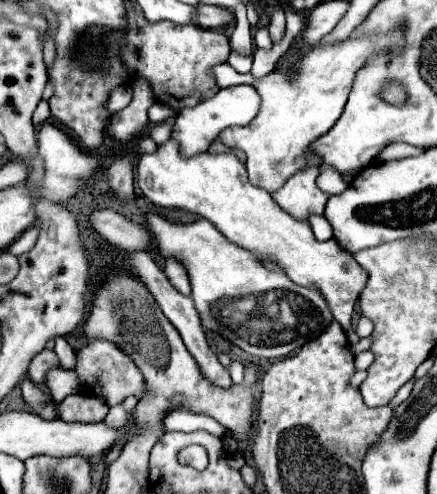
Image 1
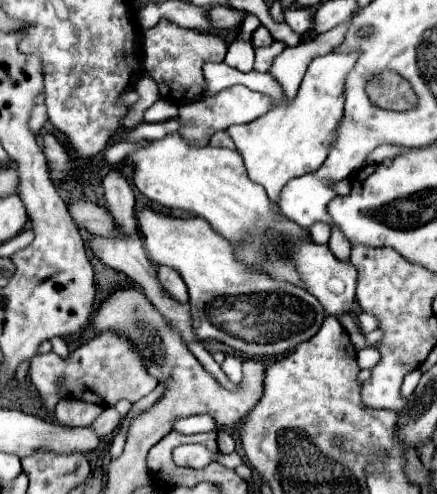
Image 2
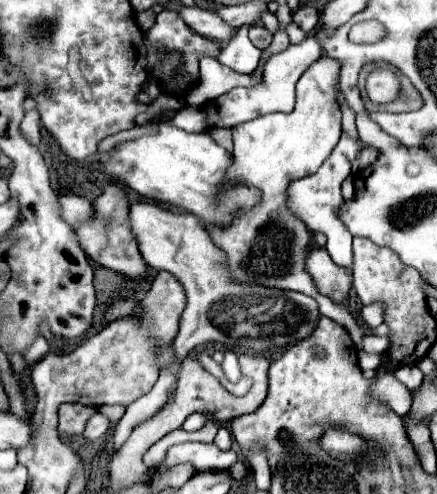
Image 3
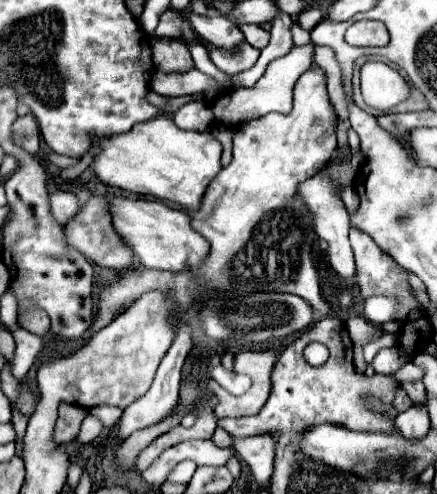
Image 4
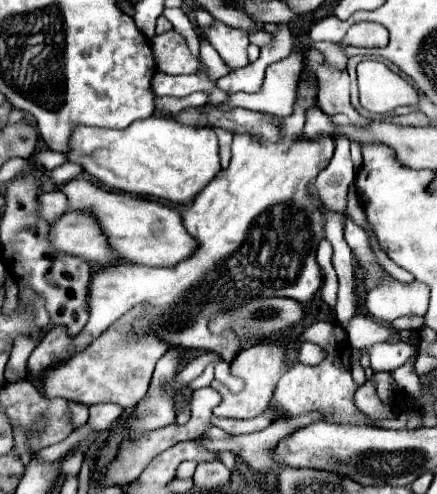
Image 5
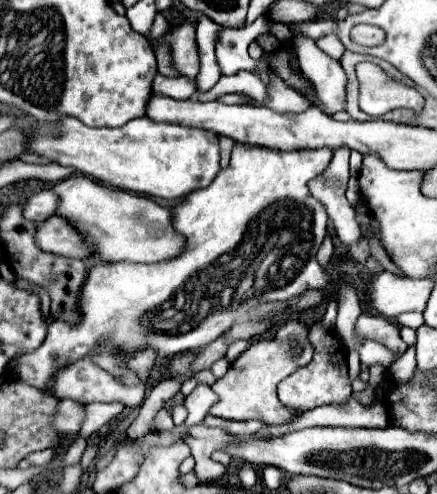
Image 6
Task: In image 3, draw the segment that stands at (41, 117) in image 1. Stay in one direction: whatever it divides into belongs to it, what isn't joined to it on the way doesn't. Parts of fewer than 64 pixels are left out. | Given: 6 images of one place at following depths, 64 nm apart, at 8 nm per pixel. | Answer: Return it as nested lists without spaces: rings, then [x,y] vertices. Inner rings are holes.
[[[36,110],[26,112],[26,116],[20,124],[20,130],[24,132],[26,140],[30,140],[30,144],[34,144],[34,146],[40,144],[40,116]]]

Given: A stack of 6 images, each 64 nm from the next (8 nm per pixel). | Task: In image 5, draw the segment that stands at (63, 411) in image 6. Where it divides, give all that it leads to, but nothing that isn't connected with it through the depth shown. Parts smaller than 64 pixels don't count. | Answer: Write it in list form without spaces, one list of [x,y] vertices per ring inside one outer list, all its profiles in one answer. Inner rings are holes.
[[[68,402],[68,410],[70,410],[70,420],[74,428],[80,428],[86,424],[88,420],[88,406],[78,404],[78,402]]]

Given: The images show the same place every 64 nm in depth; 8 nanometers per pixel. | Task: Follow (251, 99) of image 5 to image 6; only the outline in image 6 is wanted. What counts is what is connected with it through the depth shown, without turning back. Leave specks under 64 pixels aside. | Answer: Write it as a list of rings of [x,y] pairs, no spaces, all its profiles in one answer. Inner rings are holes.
[[[270,72],[270,76],[272,80],[268,84],[268,94],[270,94],[270,102],[266,104],[268,108],[276,112],[304,112],[312,106],[306,96],[286,86],[274,72]]]

